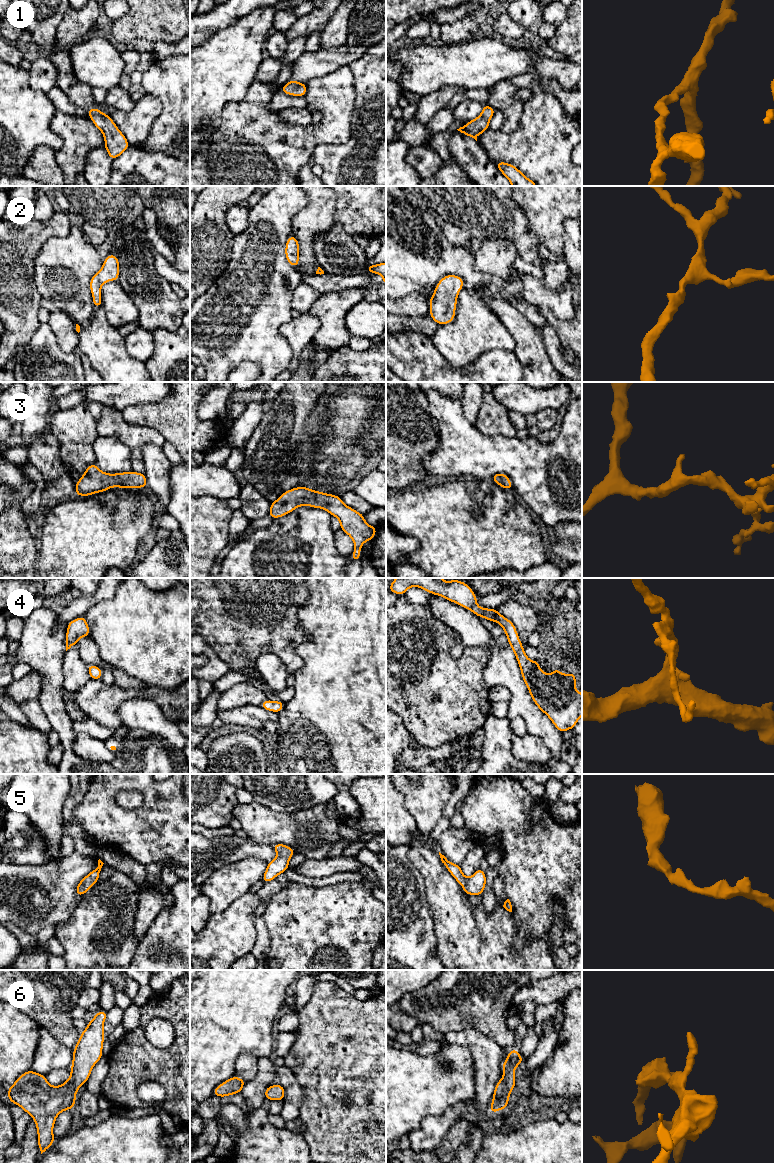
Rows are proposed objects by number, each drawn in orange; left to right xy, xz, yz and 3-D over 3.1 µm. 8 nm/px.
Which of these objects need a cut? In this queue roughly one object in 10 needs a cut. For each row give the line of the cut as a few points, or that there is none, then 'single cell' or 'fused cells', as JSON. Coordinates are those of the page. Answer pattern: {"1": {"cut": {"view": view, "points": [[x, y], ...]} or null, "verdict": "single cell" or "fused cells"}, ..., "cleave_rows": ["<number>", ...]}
{"1": {"cut": null, "verdict": "single cell"}, "2": {"cut": null, "verdict": "single cell"}, "3": {"cut": null, "verdict": "single cell"}, "4": {"cut": null, "verdict": "single cell"}, "5": {"cut": null, "verdict": "single cell"}, "6": {"cut": null, "verdict": "single cell"}, "cleave_rows": []}

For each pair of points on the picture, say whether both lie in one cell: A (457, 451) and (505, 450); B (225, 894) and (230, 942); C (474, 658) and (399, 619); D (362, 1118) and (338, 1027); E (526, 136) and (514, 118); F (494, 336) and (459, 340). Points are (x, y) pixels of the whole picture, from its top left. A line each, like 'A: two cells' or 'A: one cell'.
A: one cell
B: two cells
C: one cell
D: one cell
E: two cells
F: one cell

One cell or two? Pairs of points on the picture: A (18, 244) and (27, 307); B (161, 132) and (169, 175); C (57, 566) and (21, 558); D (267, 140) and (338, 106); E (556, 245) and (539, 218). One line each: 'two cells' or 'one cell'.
A: one cell
B: two cells
C: two cells
D: one cell
E: one cell

